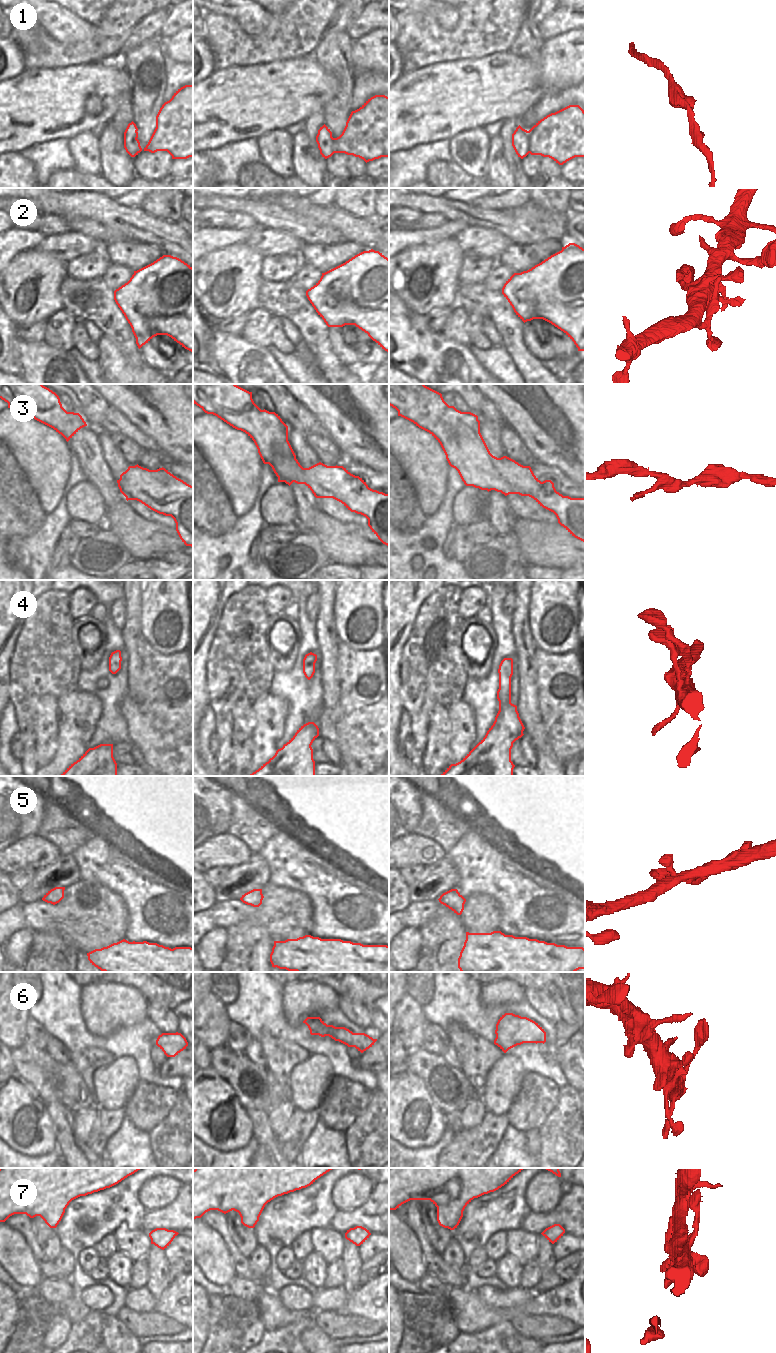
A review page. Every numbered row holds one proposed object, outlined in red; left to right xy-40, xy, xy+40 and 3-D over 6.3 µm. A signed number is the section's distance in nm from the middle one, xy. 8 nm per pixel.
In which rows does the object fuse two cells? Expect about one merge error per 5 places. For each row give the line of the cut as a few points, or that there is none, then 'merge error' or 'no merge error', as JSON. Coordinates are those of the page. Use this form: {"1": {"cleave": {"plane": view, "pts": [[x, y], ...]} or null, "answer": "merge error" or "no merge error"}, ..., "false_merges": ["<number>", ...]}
{"1": {"cleave": null, "answer": "no merge error"}, "2": {"cleave": null, "answer": "no merge error"}, "3": {"cleave": null, "answer": "no merge error"}, "4": {"cleave": null, "answer": "no merge error"}, "5": {"cleave": null, "answer": "no merge error"}, "6": {"cleave": null, "answer": "no merge error"}, "7": {"cleave": null, "answer": "no merge error"}, "false_merges": []}

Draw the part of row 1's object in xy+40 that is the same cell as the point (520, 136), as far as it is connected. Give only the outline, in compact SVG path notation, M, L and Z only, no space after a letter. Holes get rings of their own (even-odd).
M569 105L547 115L529 131L519 125L512 134L512 146L521 159L530 153L549 157L559 165L575 157L585 157L585 111L579 105Z

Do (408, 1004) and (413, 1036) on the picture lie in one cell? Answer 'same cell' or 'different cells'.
same cell

